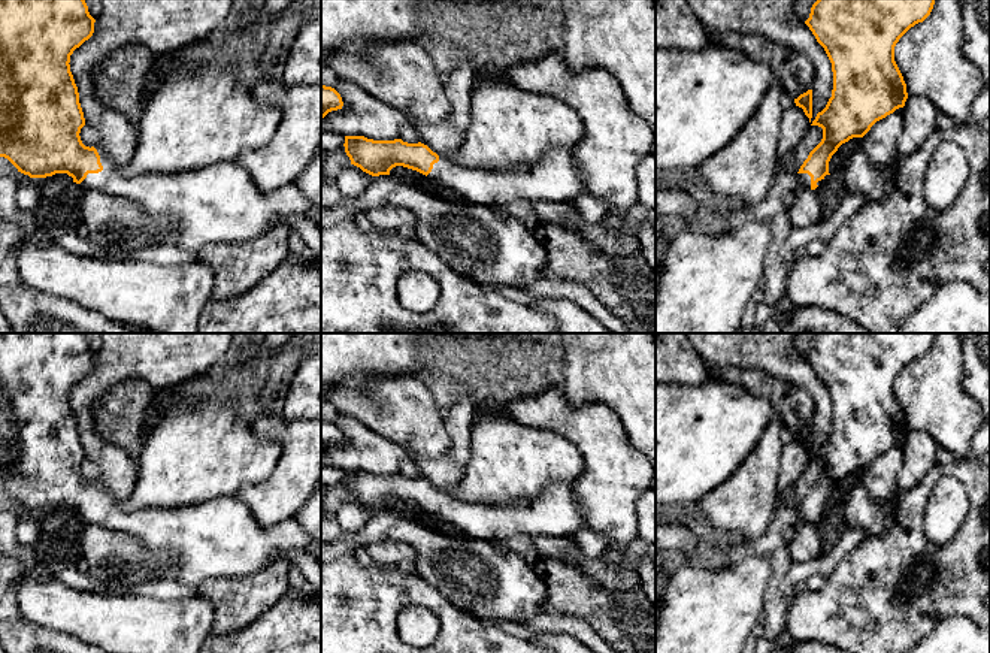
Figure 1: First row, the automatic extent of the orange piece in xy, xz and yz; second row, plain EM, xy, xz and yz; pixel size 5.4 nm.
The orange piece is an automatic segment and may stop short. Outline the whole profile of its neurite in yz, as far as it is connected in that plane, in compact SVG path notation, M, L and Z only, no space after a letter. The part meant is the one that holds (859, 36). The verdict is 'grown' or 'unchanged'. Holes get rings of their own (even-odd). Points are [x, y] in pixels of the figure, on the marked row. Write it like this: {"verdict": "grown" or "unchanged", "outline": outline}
{"verdict": "grown", "outline": "M817 0L812 4L805 24L832 63L833 90L826 108L817 114L811 124L823 129L823 139L797 172L805 188L815 190L829 178L829 161L842 143L853 137L863 137L877 121L905 106L906 84L894 61L894 46L911 27L930 15L933 4L935 0Z"}

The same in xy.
{"verdict": "grown", "outline": "M0 0L0 157L30 178L67 173L87 190L122 196L140 205L152 221L149 247L172 245L190 253L212 242L245 242L266 233L275 221L303 215L321 229L321 209L312 206L296 184L273 193L261 193L251 175L237 161L218 161L185 173L139 173L122 176L103 146L85 146L81 129L85 126L79 93L70 72L70 55L94 33L96 19L85 0Z"}

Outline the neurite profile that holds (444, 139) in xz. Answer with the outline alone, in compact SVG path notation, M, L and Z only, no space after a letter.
M460 63L455 69L448 70L443 84L445 94L451 105L451 114L442 124L426 121L415 123L420 142L427 145L439 157L449 158L455 163L457 151L470 121L470 93L478 84L478 75L467 63Z

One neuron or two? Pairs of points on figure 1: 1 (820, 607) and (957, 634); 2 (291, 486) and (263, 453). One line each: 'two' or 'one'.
1: two
2: two

